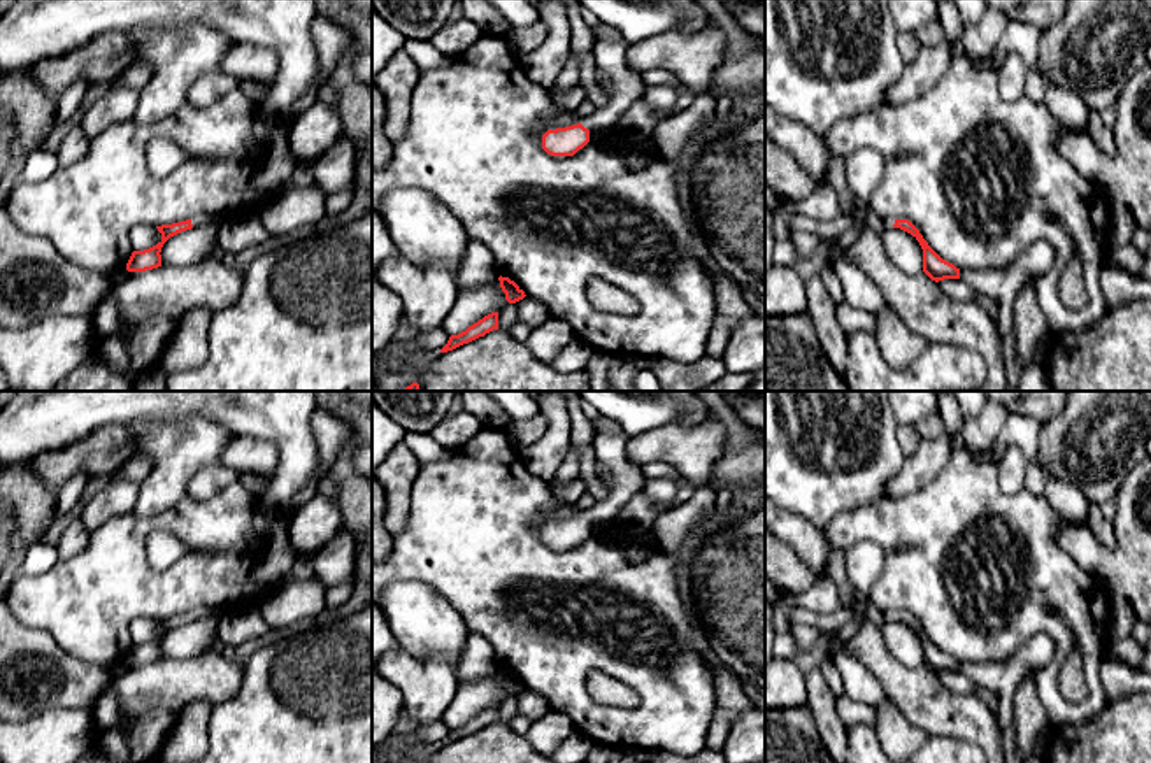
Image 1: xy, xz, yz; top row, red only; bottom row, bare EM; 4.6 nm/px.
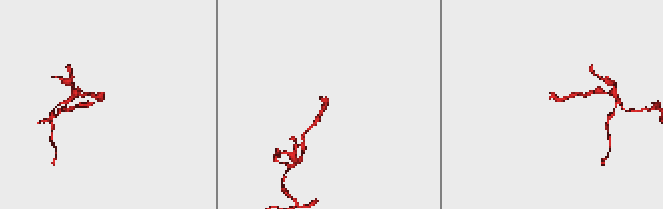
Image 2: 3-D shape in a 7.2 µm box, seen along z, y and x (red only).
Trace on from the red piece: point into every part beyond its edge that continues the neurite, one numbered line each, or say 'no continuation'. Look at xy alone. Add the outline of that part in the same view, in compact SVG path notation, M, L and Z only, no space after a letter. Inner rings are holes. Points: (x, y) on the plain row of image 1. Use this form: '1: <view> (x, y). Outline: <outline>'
1: xy (199, 613). Outline: M195 609L191 612L193 621L197 619L219 619L226 610L225 609Z

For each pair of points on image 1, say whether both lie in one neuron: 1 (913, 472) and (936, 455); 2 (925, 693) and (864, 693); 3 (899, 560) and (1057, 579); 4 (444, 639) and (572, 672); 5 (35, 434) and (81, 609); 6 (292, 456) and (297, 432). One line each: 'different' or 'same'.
1: same
2: different
3: same
4: different
5: different
6: same

